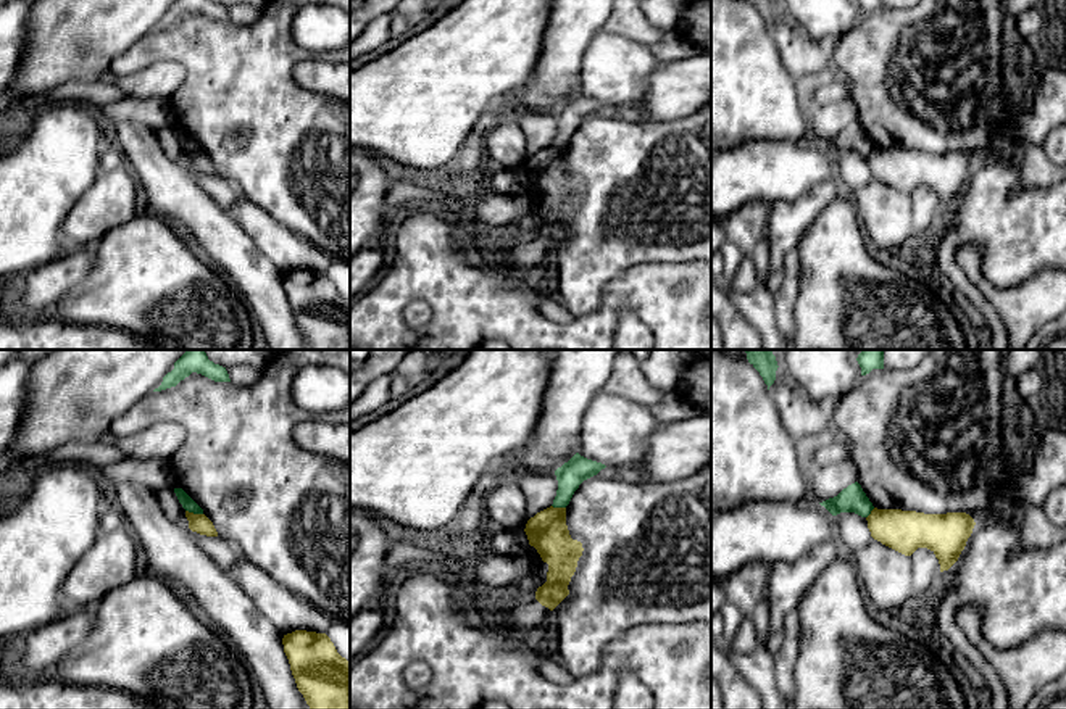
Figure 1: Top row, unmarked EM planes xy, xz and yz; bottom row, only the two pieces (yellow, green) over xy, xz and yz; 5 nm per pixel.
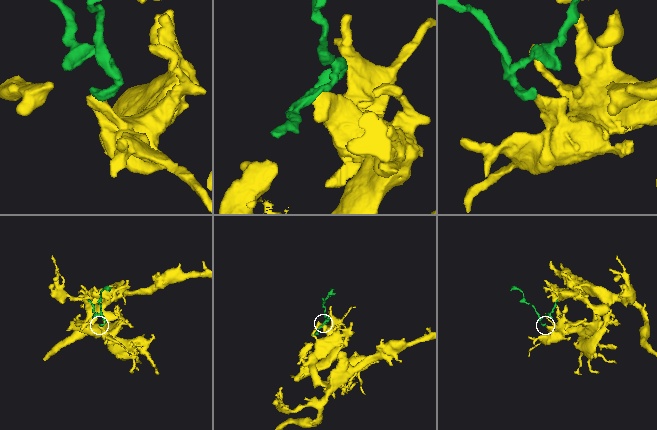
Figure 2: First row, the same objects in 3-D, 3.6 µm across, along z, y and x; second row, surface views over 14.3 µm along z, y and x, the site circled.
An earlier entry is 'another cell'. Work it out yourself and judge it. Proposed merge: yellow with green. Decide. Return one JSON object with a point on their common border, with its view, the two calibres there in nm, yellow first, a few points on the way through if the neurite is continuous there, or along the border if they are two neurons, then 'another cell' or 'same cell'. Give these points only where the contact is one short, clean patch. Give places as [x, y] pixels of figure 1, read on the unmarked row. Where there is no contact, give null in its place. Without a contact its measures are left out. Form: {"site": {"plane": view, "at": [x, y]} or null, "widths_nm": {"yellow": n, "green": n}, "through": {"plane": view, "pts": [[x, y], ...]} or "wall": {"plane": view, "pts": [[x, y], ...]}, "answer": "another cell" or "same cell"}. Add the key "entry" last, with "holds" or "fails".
{"site": {"plane": "xy", "at": [192, 152]}, "widths_nm": {"yellow": 100, "green": 70}, "wall": {"plane": "xy", "pts": [[186, 149], [202, 153]]}, "answer": "another cell", "entry": "holds"}

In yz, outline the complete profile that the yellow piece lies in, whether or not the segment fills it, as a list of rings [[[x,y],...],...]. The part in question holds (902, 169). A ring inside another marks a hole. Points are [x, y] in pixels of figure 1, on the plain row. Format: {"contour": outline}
{"contour": [[[877,147],[866,160],[874,179],[905,195],[918,187],[931,189],[939,198],[940,211],[958,200],[976,164],[966,151],[924,153]]]}

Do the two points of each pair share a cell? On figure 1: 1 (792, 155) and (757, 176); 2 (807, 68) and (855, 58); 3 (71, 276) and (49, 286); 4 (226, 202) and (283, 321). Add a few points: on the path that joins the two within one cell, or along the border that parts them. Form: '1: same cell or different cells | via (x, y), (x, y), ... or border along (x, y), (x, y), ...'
1: same cell | via (784, 163), (776, 171), (765, 171)
2: different cells | border along (836, 41), (831, 50), (831, 70)
3: same cell | via (66, 276), (54, 281)
4: different cells | border along (199, 187), (228, 213)

